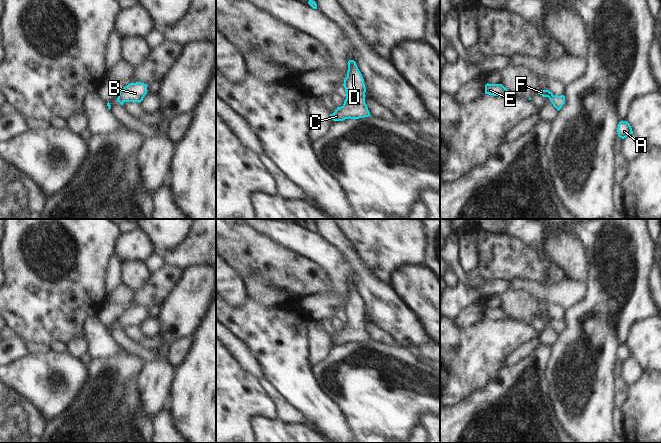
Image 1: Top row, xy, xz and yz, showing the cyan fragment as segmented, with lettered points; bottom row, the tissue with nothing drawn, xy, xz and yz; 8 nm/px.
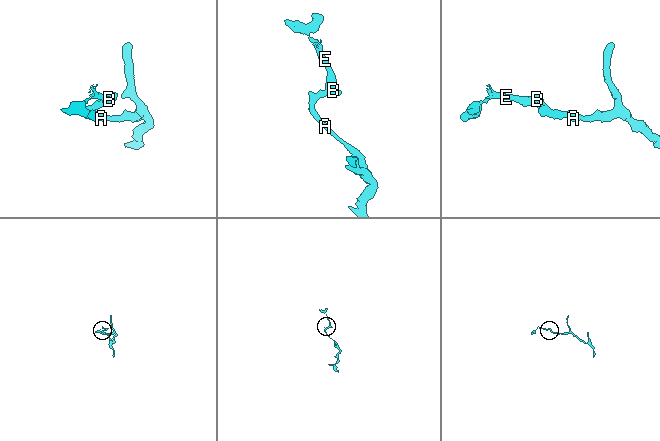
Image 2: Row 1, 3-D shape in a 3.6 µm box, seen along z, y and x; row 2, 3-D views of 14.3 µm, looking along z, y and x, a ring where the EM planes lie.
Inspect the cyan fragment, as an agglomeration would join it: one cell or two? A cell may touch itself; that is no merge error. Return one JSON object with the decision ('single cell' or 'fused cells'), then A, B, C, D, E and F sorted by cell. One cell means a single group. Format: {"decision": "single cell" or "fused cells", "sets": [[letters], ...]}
{"decision": "single cell", "sets": [["A", "B", "C", "D", "E", "F"]]}

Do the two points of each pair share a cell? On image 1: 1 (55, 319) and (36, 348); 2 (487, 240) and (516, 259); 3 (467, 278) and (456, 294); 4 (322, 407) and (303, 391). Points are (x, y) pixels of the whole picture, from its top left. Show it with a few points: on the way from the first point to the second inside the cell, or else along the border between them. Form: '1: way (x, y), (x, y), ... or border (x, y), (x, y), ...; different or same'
1: border (22, 340), (47, 344); different
2: way (494, 247), (504, 257), (509, 258); same
3: border (460, 281), (477, 288), (484, 295); different
4: way (317, 405), (308, 396); same

